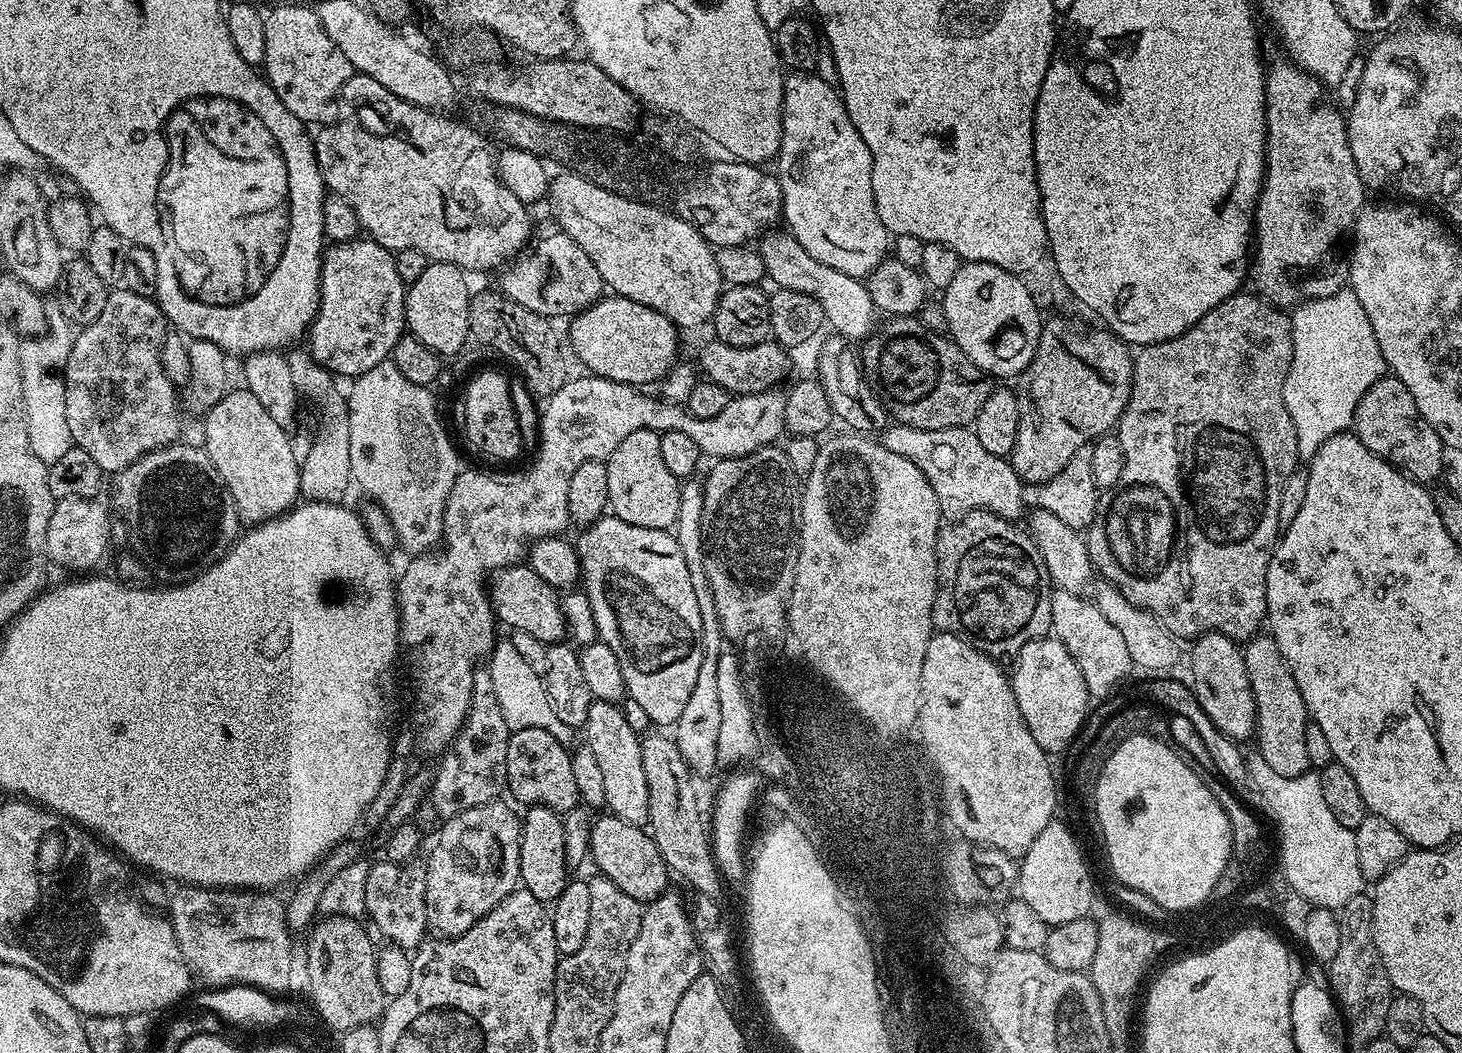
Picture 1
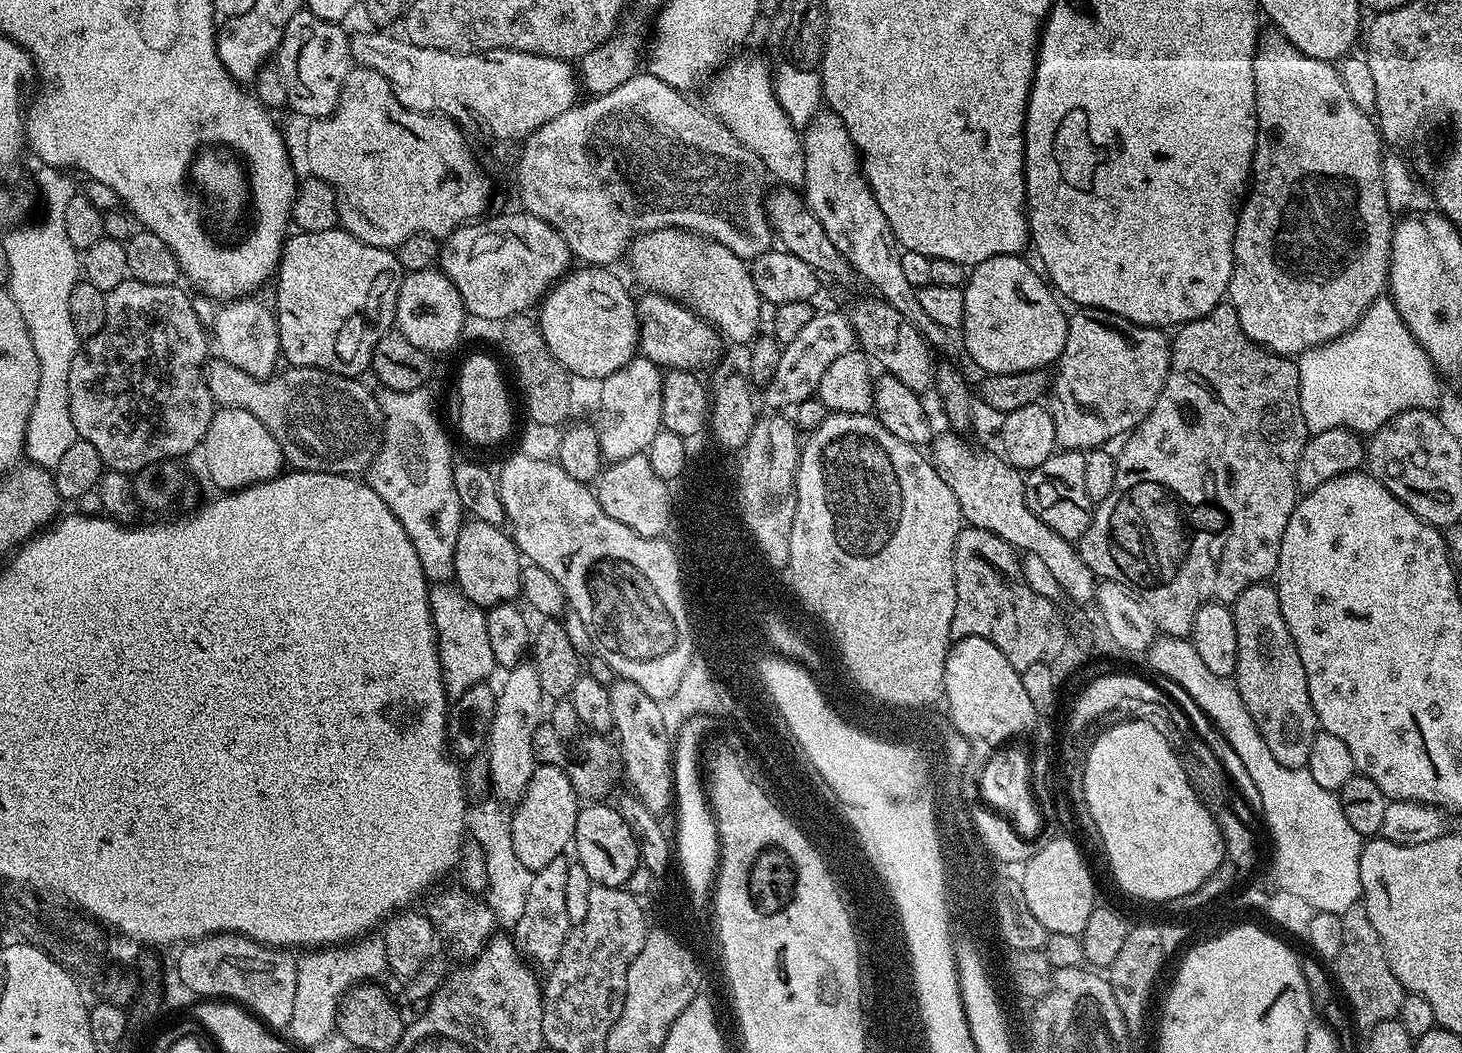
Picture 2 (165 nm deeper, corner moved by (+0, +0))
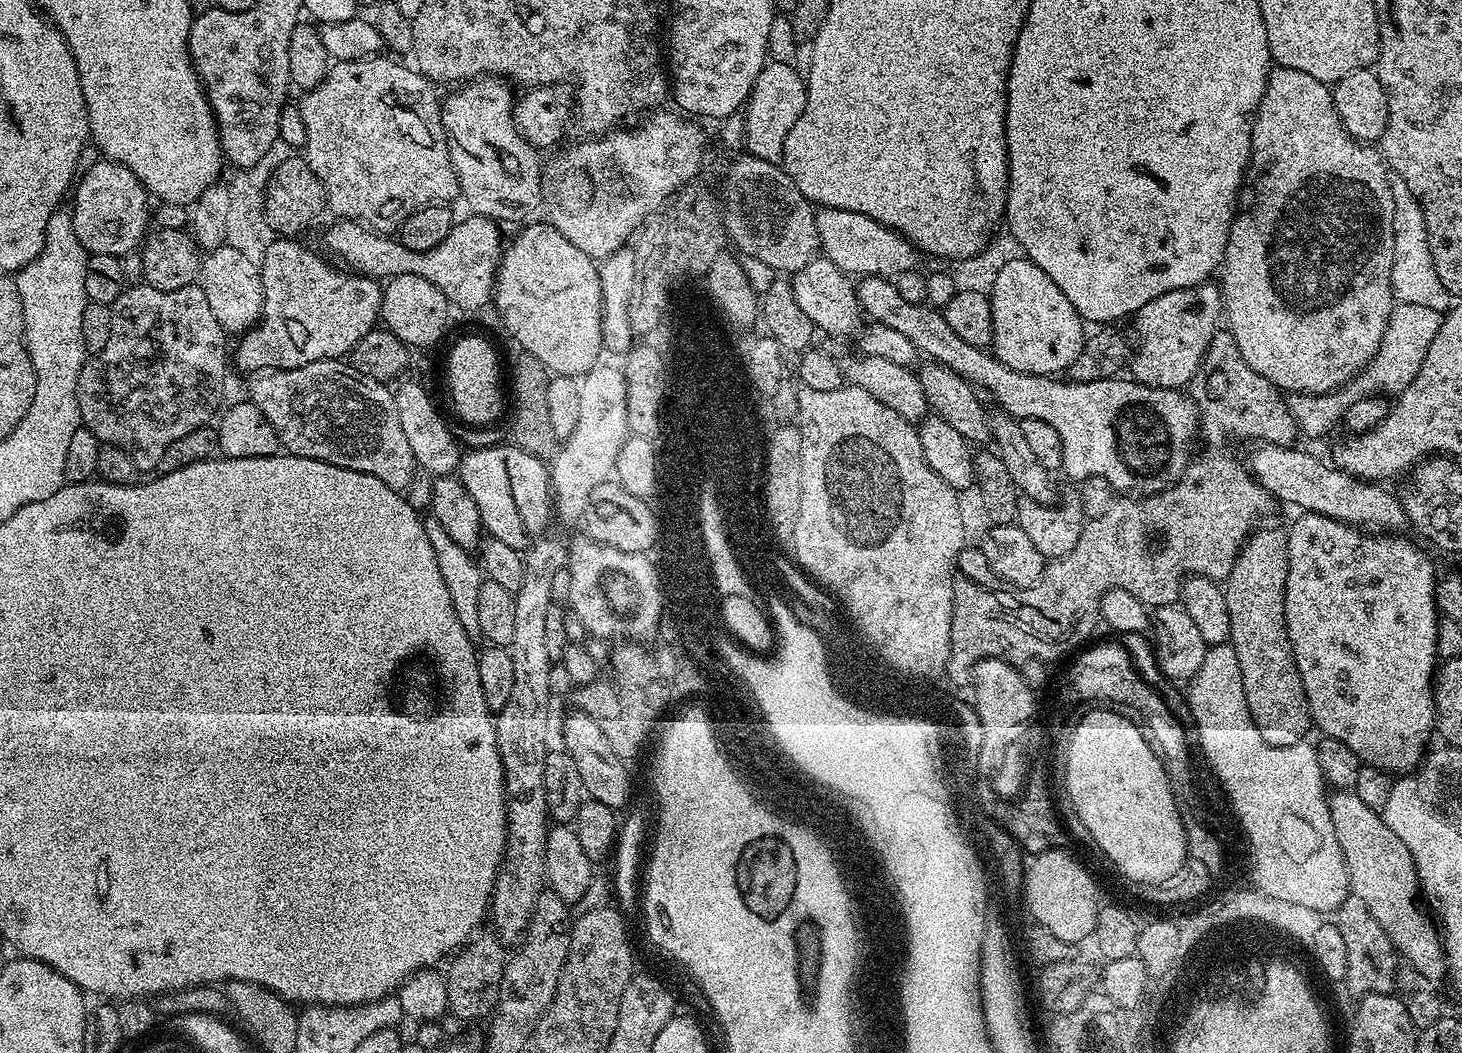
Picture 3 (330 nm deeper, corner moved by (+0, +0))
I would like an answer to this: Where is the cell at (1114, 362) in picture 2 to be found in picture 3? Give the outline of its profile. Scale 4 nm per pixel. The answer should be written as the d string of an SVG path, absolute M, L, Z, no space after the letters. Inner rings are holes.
M1212 282L1170 290L1154 298L1154 302L1146 302L1134 317L1140 348L1138 344L1138 351L1130 360L1131 379L1155 388L1187 389L1196 377L1214 334L1221 327L1223 312L1224 297Z

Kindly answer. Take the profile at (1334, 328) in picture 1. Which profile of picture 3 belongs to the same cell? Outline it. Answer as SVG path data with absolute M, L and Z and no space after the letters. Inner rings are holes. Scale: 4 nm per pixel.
M1397 303L1390 314L1390 322L1386 326L1386 334L1382 334L1382 342L1374 354L1374 358L1369 362L1368 367L1352 381L1339 388L1336 392L1330 392L1326 396L1301 396L1293 395L1290 400L1292 416L1296 419L1296 426L1301 437L1303 436L1324 436L1332 427L1339 425L1344 419L1344 412L1352 403L1368 397L1395 397L1404 392L1410 382L1418 374L1422 362L1426 358L1426 350L1430 350L1430 342L1434 342L1434 334L1438 334L1438 326L1442 319L1442 313L1438 310L1429 310L1427 306L1410 306L1409 304Z

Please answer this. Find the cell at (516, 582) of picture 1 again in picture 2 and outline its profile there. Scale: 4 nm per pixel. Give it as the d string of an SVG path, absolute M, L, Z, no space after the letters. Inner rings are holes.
M473 518L465 519L458 530L458 546L454 546L454 584L460 592L482 609L493 608L505 602L512 602L521 595L520 574L522 554L516 543L503 527Z

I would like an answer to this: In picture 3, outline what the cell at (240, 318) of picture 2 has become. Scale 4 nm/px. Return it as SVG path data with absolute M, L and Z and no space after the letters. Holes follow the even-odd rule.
M233 246L209 251L200 265L198 283L210 302L210 310L214 310L214 318L218 318L225 333L243 334L256 327L264 310L264 295L260 266L255 259L242 254L242 250L236 250Z

